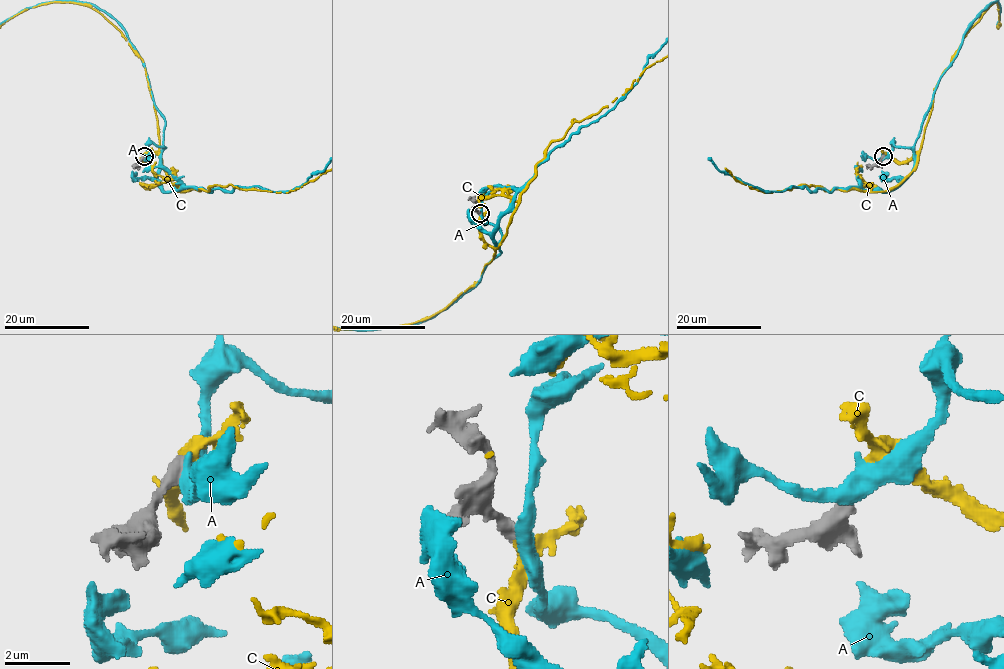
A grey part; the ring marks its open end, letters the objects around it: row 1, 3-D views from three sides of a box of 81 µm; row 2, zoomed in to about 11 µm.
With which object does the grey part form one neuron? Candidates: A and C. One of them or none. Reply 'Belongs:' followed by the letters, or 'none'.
Belongs: C

